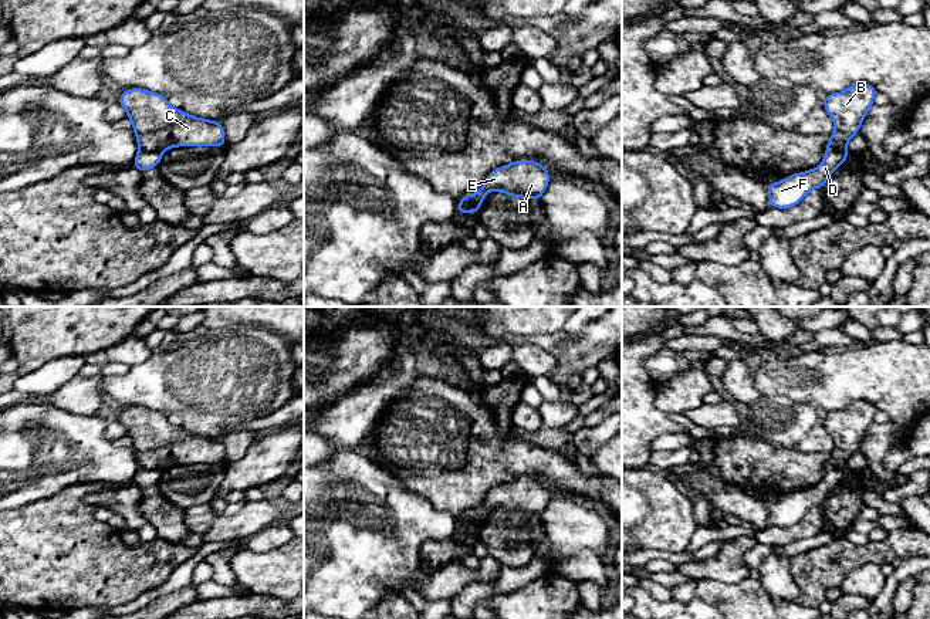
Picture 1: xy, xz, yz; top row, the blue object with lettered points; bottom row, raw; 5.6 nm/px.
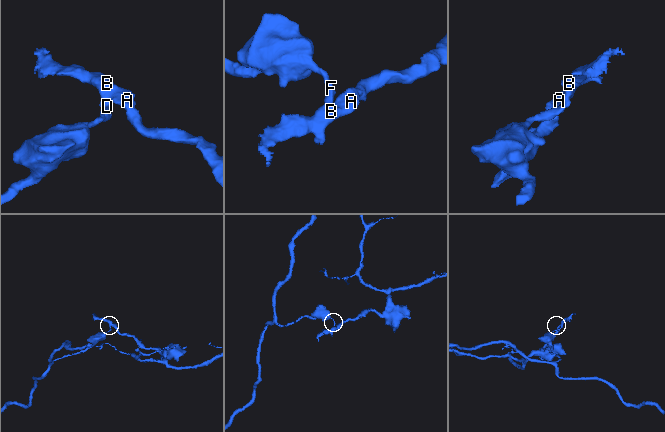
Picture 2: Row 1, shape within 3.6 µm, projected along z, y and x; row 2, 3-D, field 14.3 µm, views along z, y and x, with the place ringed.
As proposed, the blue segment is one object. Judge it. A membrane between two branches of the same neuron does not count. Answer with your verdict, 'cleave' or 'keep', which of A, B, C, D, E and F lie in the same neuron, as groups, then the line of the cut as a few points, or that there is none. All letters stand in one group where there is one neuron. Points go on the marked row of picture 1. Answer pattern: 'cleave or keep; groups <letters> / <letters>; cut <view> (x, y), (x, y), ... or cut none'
cleave; groups A B C E / D F; cut xz (460, 200), (467, 205), (473, 202), (477, 210)

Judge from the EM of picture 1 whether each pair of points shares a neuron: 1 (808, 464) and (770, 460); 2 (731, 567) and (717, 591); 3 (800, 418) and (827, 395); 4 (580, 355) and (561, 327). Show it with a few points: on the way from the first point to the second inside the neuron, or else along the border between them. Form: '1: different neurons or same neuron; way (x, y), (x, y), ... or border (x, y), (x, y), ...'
1: same neuron; way (798, 464), (780, 464)
2: different neurons; border (748, 575), (734, 582), (696, 582)
3: different neurons; border (802, 401), (822, 413)
4: different neurons; border (592, 321), (578, 335), (564, 338), (551, 354)

